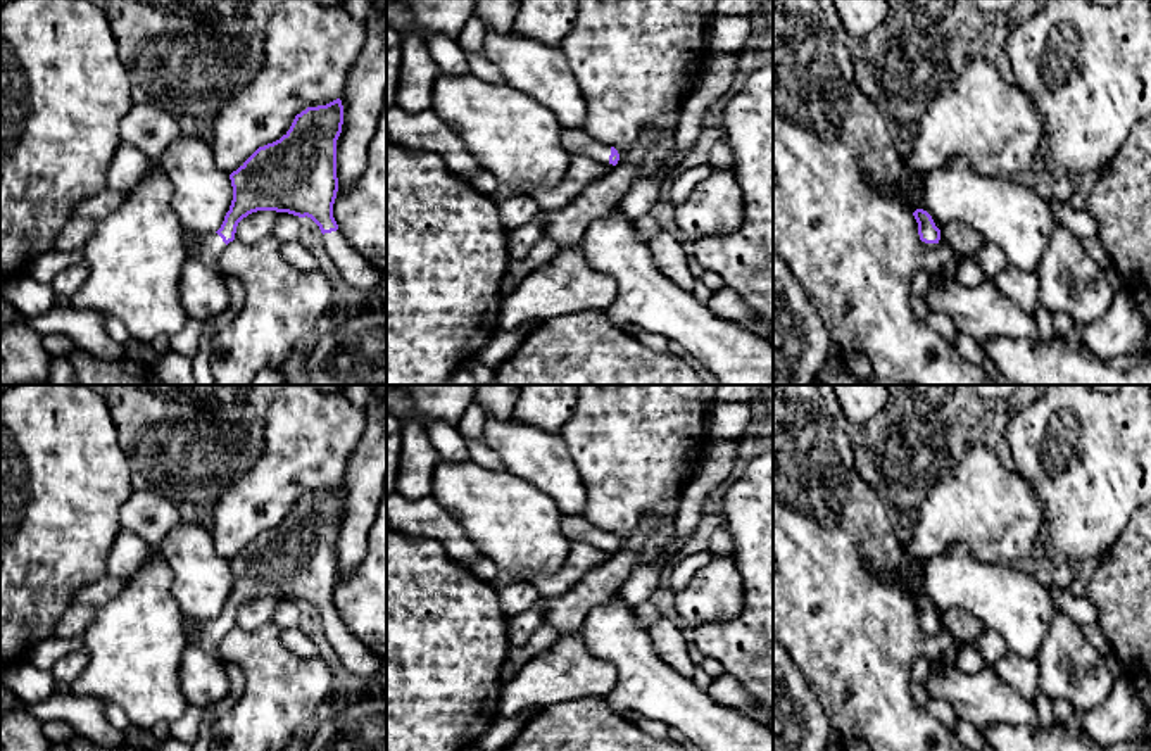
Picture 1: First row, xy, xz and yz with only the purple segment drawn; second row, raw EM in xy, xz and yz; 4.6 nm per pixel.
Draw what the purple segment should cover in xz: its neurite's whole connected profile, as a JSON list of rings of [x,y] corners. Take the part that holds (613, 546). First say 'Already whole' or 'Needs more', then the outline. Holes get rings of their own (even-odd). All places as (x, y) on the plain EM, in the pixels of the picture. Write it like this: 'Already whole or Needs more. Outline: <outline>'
Needs more. Outline: [[[563,514],[559,528],[571,544],[588,544],[609,554],[620,547],[620,540],[614,533],[594,527],[585,516]]]

